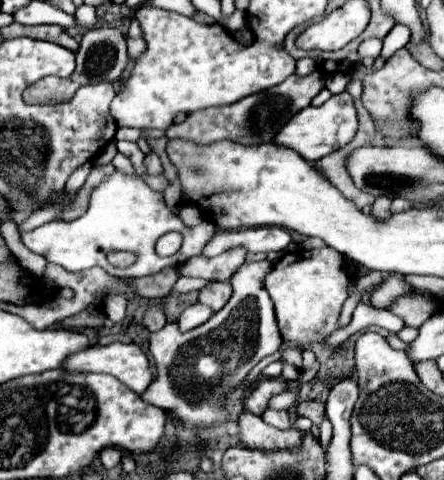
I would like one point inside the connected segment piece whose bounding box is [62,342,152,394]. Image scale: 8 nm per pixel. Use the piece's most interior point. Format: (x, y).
(127, 362)

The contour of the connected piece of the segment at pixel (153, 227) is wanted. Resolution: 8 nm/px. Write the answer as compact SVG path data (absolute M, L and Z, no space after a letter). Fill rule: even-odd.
M114 172L112 176L108 176L108 180L104 180L92 192L90 206L88 206L86 214L82 214L80 218L76 218L72 222L54 220L54 222L42 224L30 232L20 232L20 238L26 248L44 256L52 264L64 266L70 272L80 272L80 270L98 266L96 254L108 254L110 250L136 252L138 260L130 268L114 268L112 266L112 276L142 278L142 276L152 276L168 266L184 264L192 256L200 256L214 232L216 232L216 226L208 220L198 224L198 228L186 228L182 224L182 220L166 208L160 192L150 190L136 176L124 176L120 172ZM168 232L180 232L184 236L182 248L170 258L160 258L154 252L154 244L160 236L164 236Z

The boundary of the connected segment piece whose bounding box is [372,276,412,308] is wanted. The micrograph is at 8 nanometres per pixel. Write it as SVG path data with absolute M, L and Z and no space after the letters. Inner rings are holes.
M398 276L388 278L386 282L382 282L374 292L372 292L372 306L374 308L388 308L400 294L410 292L412 288Z

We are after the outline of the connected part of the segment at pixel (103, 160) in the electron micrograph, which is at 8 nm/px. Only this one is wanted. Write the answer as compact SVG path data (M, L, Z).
M112 142L112 144L108 144L108 148L106 148L106 150L104 150L104 152L96 158L96 160L92 160L92 164L94 164L94 166L104 166L104 164L110 164L116 152L118 152L118 150L116 150L116 142Z

